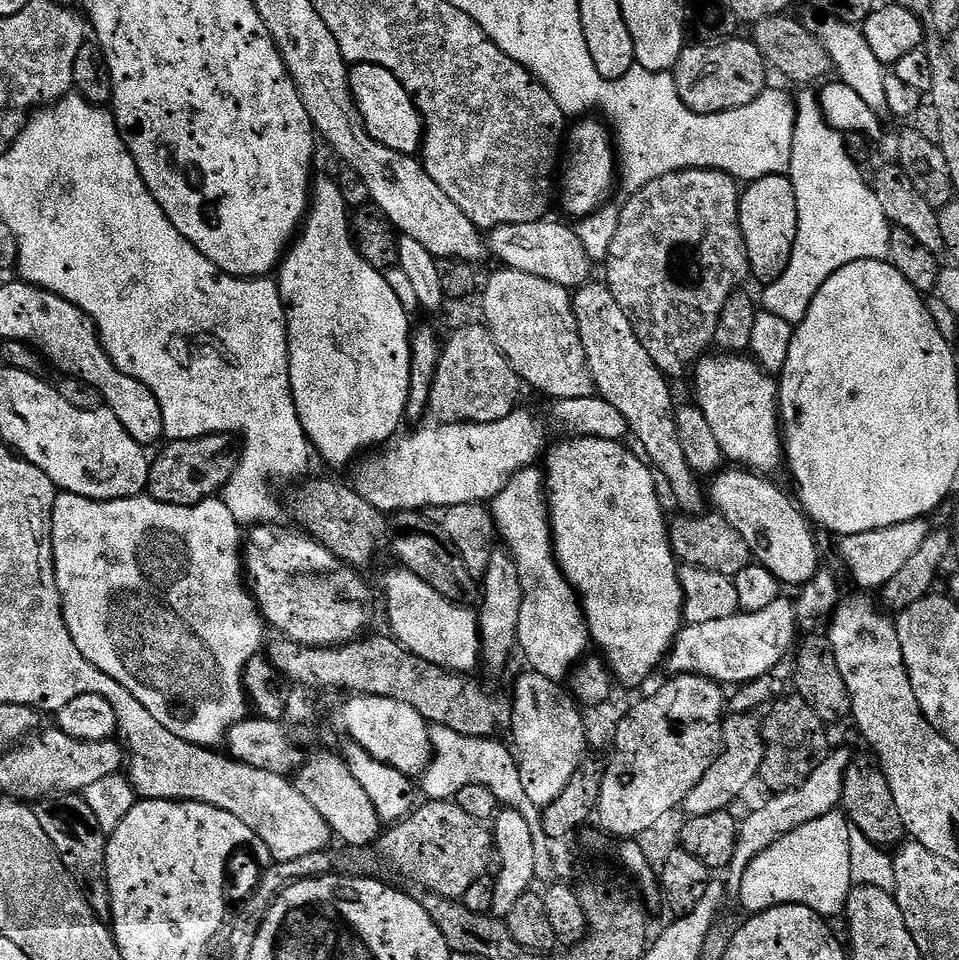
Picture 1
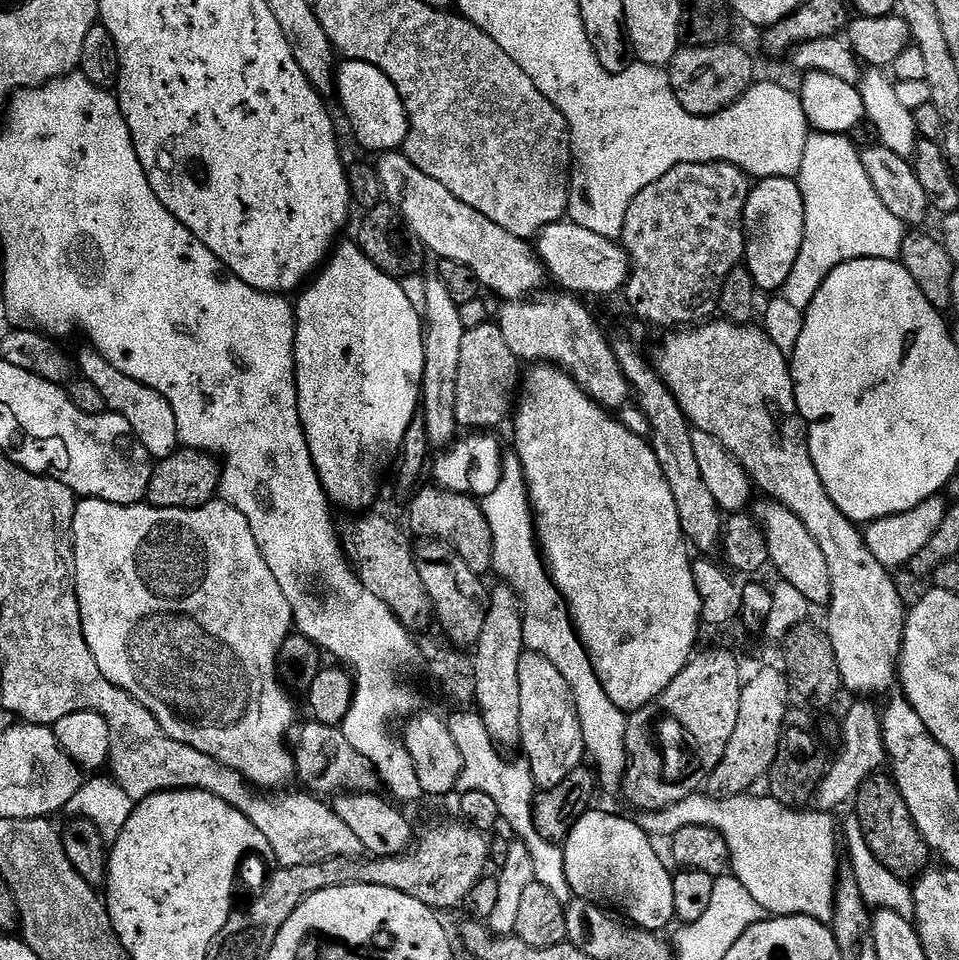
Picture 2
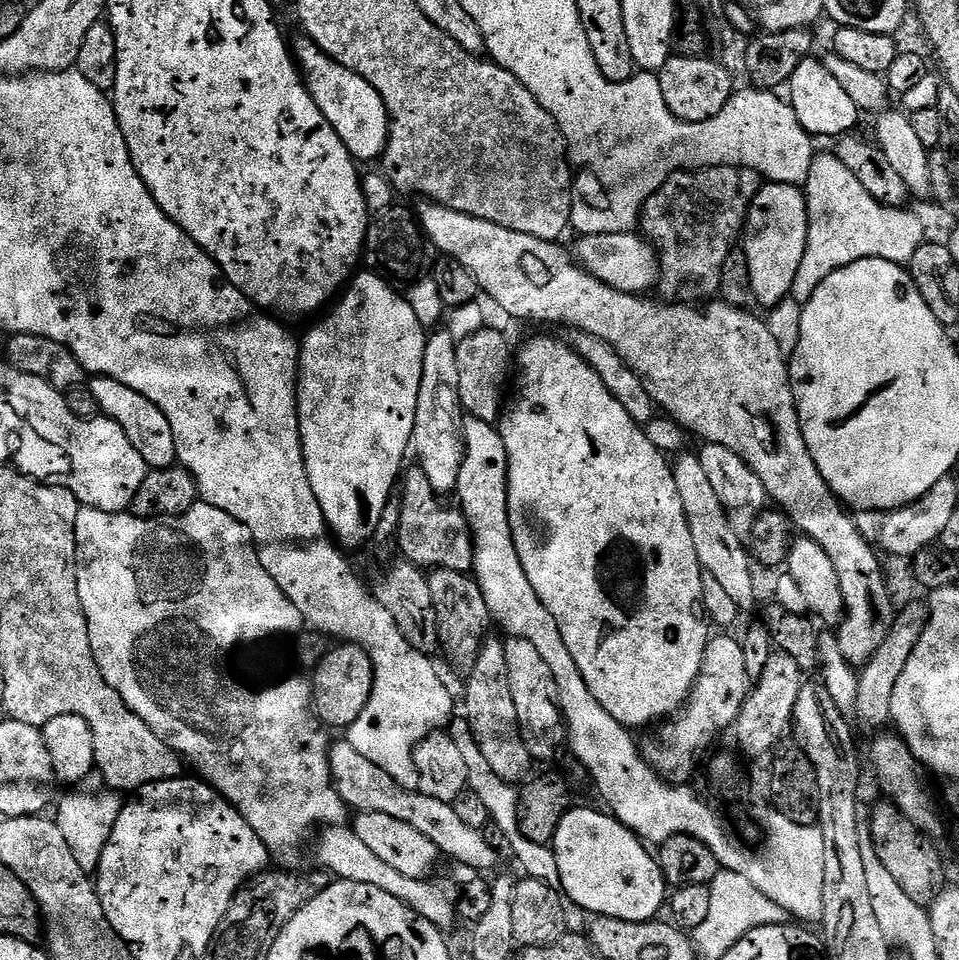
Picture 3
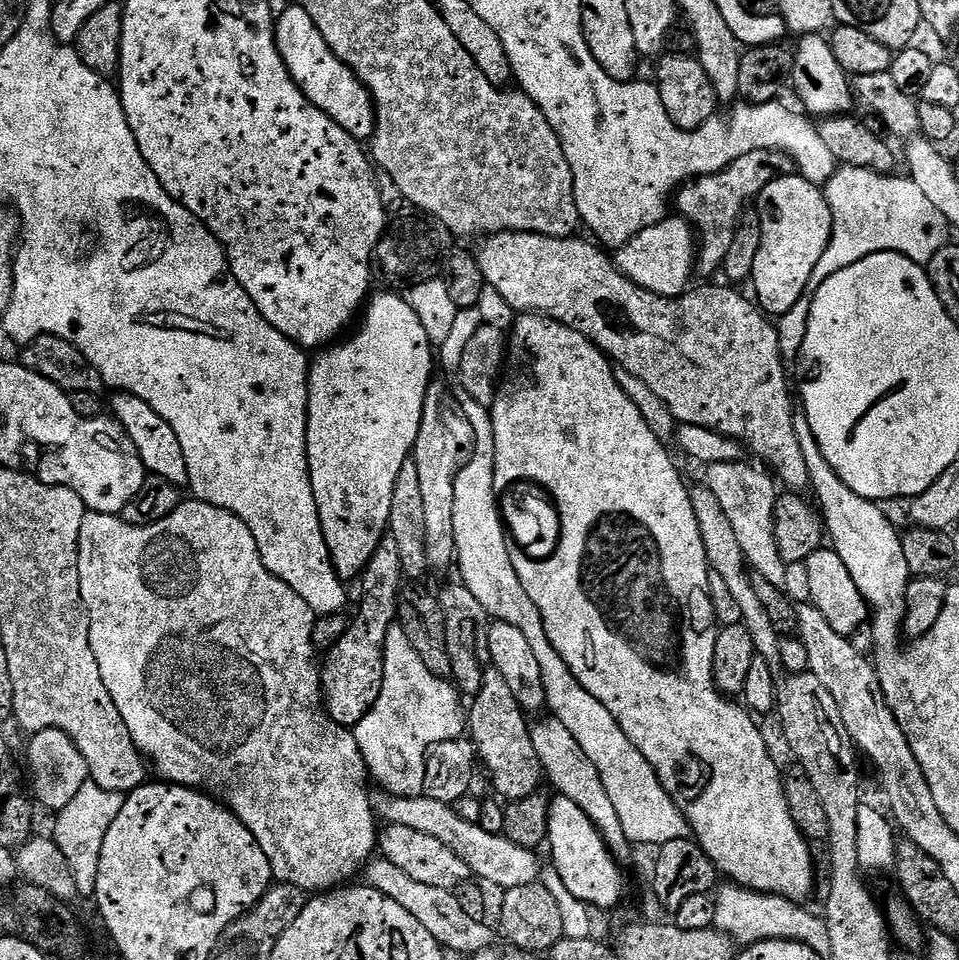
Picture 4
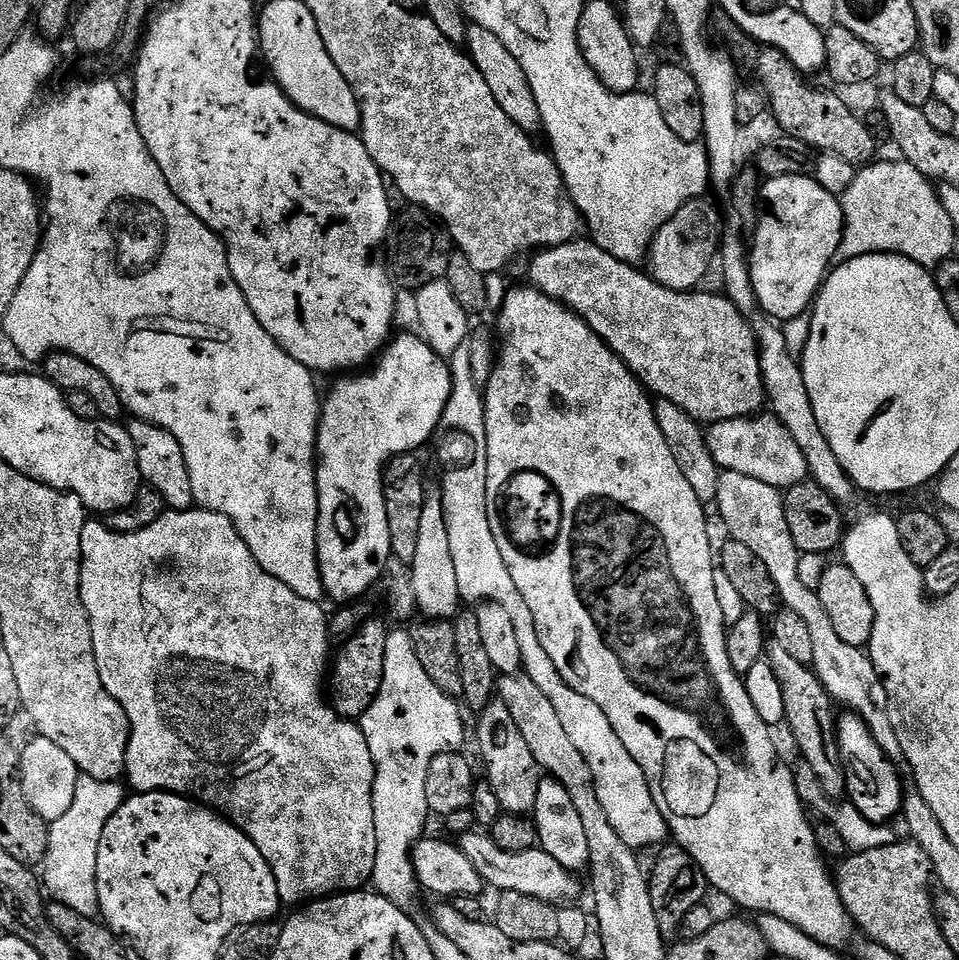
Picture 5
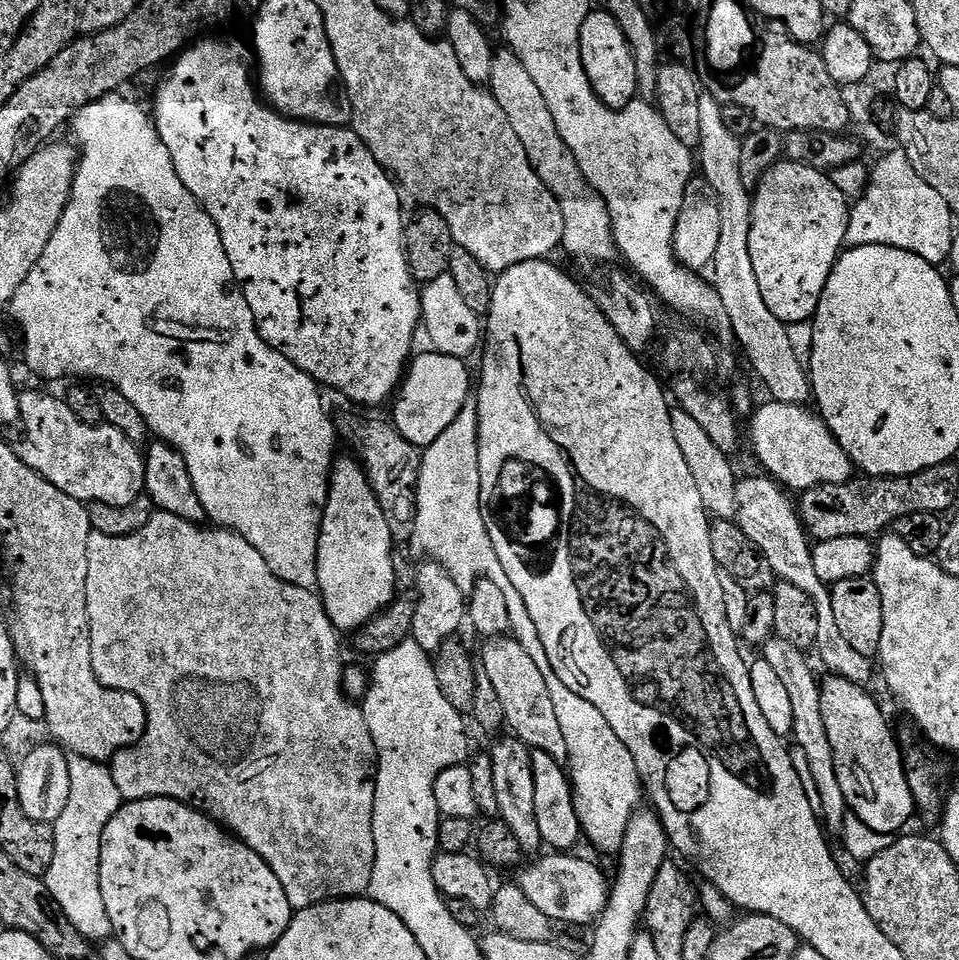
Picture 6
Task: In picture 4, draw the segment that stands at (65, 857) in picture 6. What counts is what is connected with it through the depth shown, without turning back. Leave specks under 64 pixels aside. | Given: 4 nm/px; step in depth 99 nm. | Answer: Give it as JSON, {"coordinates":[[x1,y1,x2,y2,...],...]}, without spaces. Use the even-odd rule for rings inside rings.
{"coordinates":[[89,782,82,786,82,790,78,790,70,806,59,809,54,839,62,854,66,854,66,862,74,874,76,891,81,897,91,897,96,891,102,842,106,842,106,830,110,830,114,818,118,818,124,798,123,792,102,790,102,786]]}

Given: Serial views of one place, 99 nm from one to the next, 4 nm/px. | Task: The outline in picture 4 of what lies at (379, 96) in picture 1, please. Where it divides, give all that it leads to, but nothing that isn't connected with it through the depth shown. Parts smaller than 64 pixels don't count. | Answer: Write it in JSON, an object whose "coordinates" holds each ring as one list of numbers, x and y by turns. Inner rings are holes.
{"coordinates":[[299,6,288,8,275,17,276,45,286,62,288,73,318,110,325,112,346,134,361,142,371,141,376,129,376,103,368,87,330,50,326,38,314,26,314,18]]}

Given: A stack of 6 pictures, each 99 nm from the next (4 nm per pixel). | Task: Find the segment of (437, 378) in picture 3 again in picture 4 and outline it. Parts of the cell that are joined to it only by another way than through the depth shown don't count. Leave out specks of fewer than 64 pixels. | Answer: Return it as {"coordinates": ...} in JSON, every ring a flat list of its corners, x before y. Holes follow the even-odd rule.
{"coordinates":[[434,382,426,392,426,402,422,406,422,426,418,426,418,438,412,448,410,459,418,466,418,483,422,489,422,506,426,510,426,558,429,569,444,572,453,567,456,558,454,542,454,482,469,463,476,447,476,435,470,426,466,412,456,405,456,396,440,382]]}

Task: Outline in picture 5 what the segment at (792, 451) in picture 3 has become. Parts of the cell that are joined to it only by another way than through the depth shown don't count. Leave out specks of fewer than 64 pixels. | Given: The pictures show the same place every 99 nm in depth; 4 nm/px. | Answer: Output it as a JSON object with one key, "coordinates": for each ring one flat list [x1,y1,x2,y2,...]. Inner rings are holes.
{"coordinates":[[577,238,553,248,537,251,532,258,533,260,528,264,527,283,554,298,560,304,565,304,573,312,577,312,588,323,590,330,594,330,594,334,602,337,614,354,618,354,624,359,624,365,640,379,641,384,648,389,653,397,674,402,674,406,682,406,682,410,686,410,686,414,690,414,704,426,723,420,733,420,739,416,755,416,763,409,760,407,763,405,765,407,766,393,764,391,764,379,762,378,762,366,760,365,760,345,756,343,756,335,749,317,740,312,738,306,734,306,734,302,728,299,727,295,721,294,719,291,716,293,704,292,705,290,693,290,691,292,670,290,658,281,653,280,647,271,641,270,637,265,622,262,618,258,614,258,614,254,606,254,606,250,602,250,591,238,584,238,584,240,583,238]]}

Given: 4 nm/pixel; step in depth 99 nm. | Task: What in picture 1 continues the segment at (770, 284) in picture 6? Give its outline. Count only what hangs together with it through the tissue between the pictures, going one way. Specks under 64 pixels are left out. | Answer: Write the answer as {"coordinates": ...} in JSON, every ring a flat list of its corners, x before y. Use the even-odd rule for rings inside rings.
{"coordinates":[[787,175,767,176,761,180,753,180,743,189,740,197,740,229,748,251,748,266,753,277,761,280,761,285,773,284,790,262,794,250,794,242,798,234,798,202,794,194,794,186]]}

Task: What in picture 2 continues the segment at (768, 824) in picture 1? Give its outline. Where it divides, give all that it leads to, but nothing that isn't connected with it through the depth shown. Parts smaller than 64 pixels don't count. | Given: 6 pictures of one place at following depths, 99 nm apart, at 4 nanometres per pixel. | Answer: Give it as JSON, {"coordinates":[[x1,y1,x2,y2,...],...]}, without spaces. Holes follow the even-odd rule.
{"coordinates":[[856,698,848,708,844,721,840,724,840,753,836,761,827,765,823,780,816,791,814,804,819,811,835,813,844,803,855,797,856,791,863,786,869,778,885,767,886,753,884,739,882,738,881,713,868,698]]}

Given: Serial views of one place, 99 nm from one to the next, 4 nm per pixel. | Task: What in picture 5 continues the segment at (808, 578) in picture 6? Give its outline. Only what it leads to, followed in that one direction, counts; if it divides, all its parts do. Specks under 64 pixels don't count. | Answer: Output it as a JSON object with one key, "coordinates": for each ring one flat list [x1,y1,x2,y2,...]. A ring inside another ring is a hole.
{"coordinates":[[721,471,718,494,714,504,715,507,720,507,720,516,724,519,725,526,728,527,727,535,731,539,741,540,746,546,750,546,750,550,754,550,754,554,758,554,758,558,762,558,766,570,770,570,770,578,774,578,779,603,787,611,798,614,798,618,802,618,802,622,806,622,806,627,810,630,810,639,814,645,814,658,811,667,829,696,837,705,845,704,843,707,847,711,862,717,868,729,874,734,874,742,878,742,878,746,882,746,882,750,889,759,893,762,899,761,901,754,898,746,898,734,894,734,894,722,890,722,886,690,882,686,878,670,874,670,872,660,865,649,850,646,848,643,842,642,842,638,838,638,838,634,834,631,834,625,830,623,830,614,826,614,826,606,822,606,819,591,806,586,802,582,801,575,798,574,798,562,802,554,796,548,794,538,790,536,790,526,786,526,786,510,781,489,766,486,766,482,758,482,758,478,746,478,746,474]]}

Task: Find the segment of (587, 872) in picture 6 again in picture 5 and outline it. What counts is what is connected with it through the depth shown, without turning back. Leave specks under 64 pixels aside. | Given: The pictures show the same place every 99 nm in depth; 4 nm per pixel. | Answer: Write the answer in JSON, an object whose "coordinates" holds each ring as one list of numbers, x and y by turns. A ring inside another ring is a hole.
{"coordinates":[[473,830,463,833,458,840,462,854,470,858,474,870,482,874,485,885,489,889,496,888,497,893,517,892,518,894,530,894,530,898,538,898,547,904,557,906,567,905,580,892,580,884,573,873,567,872,550,854,546,854,544,849,537,846,525,852,511,852,502,850,498,842,494,842,491,835,484,830]]}

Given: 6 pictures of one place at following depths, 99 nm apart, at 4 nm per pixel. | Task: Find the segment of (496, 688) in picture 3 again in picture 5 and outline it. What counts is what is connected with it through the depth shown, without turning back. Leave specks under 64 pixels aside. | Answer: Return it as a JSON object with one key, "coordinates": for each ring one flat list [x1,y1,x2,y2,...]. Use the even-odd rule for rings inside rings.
{"coordinates":[[496,698,483,708,477,720,480,721,476,724,476,744,480,747,484,768,488,771,486,782,492,787,494,794,498,794,501,809,517,814,535,813,542,769,538,762,534,762,530,745,526,743,526,738,522,738,522,730,518,730,510,710,503,700]]}

